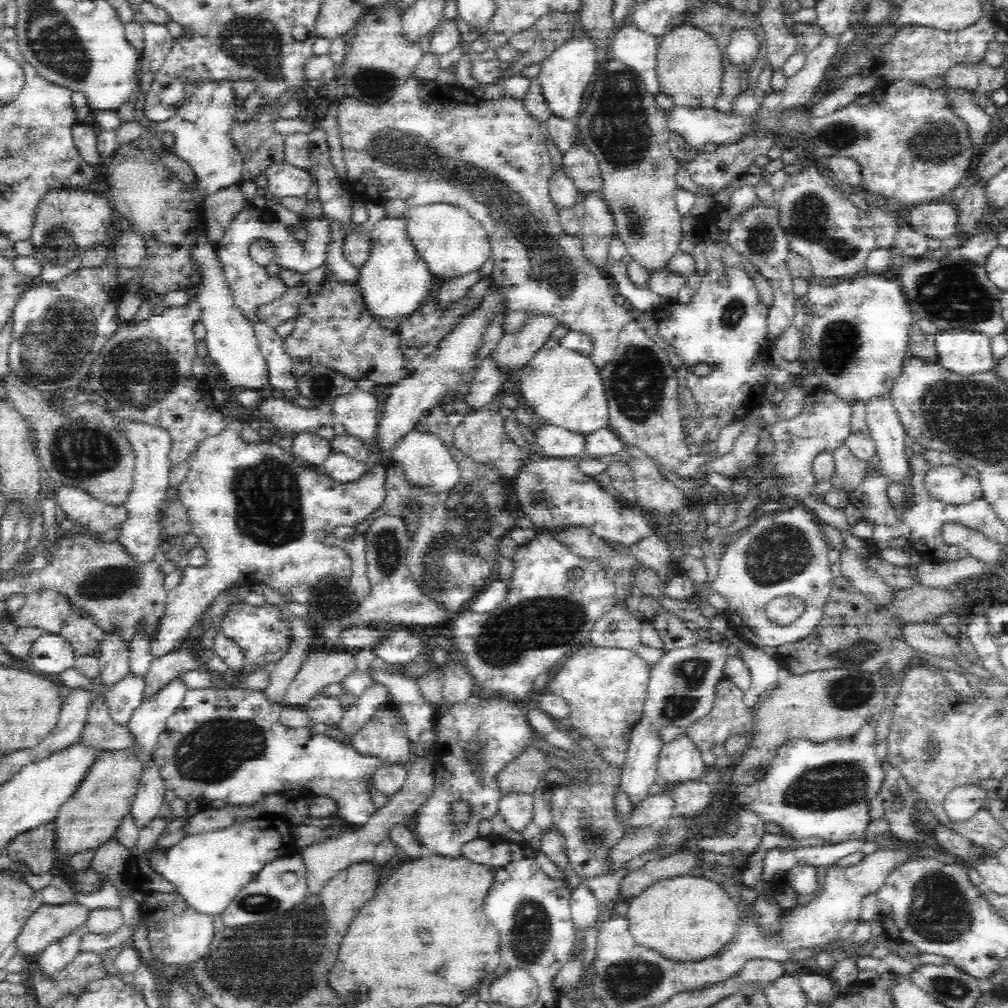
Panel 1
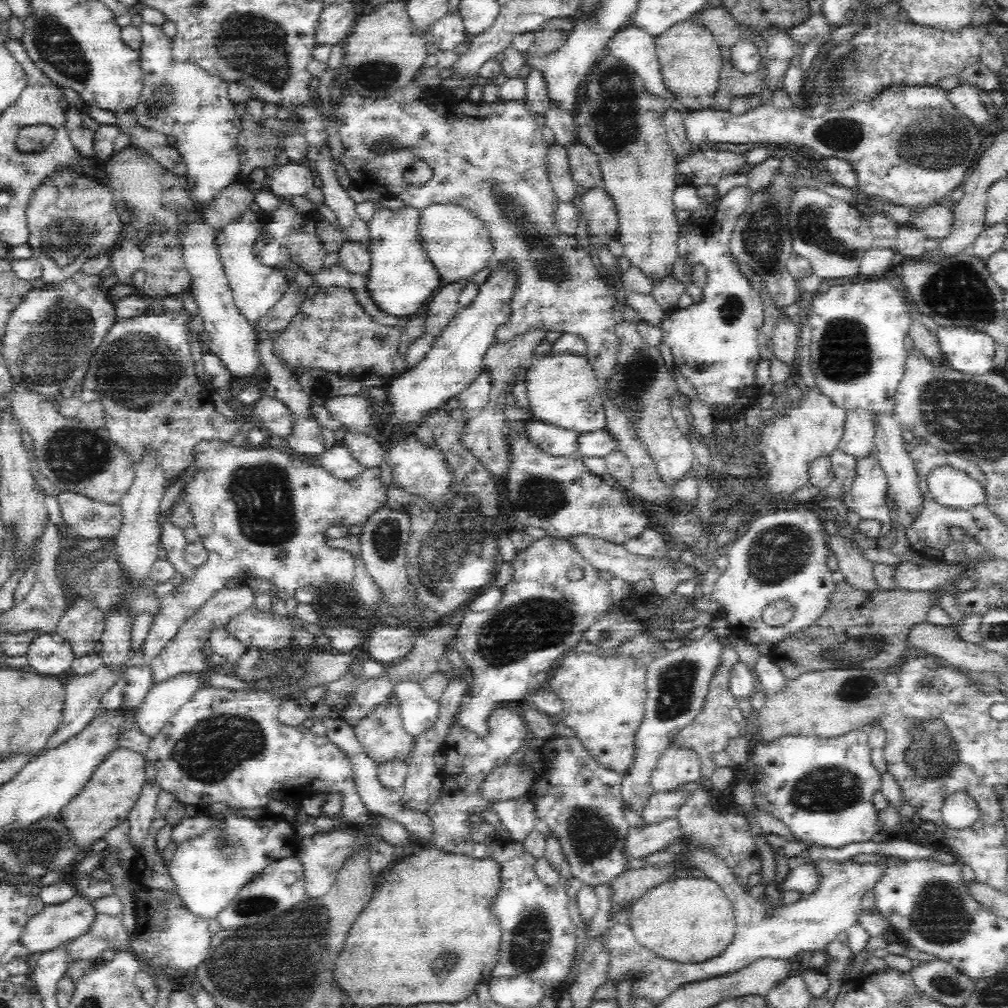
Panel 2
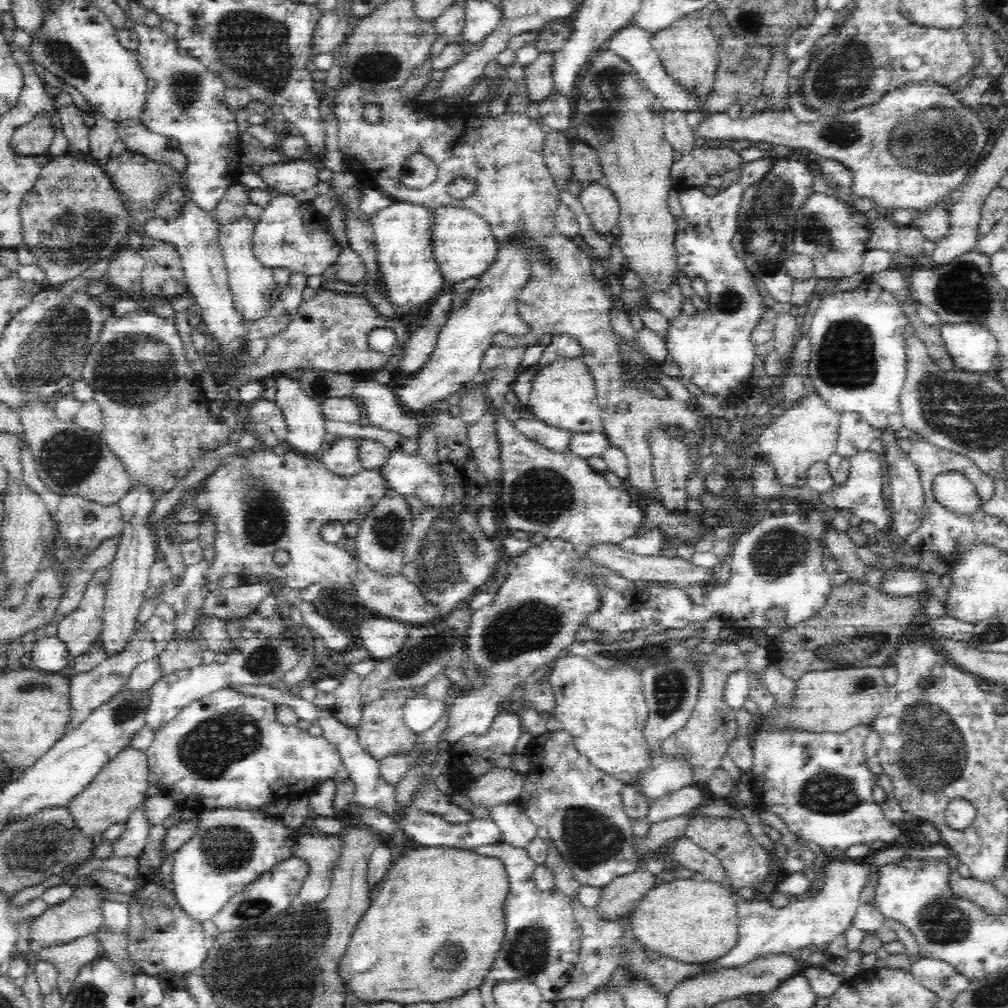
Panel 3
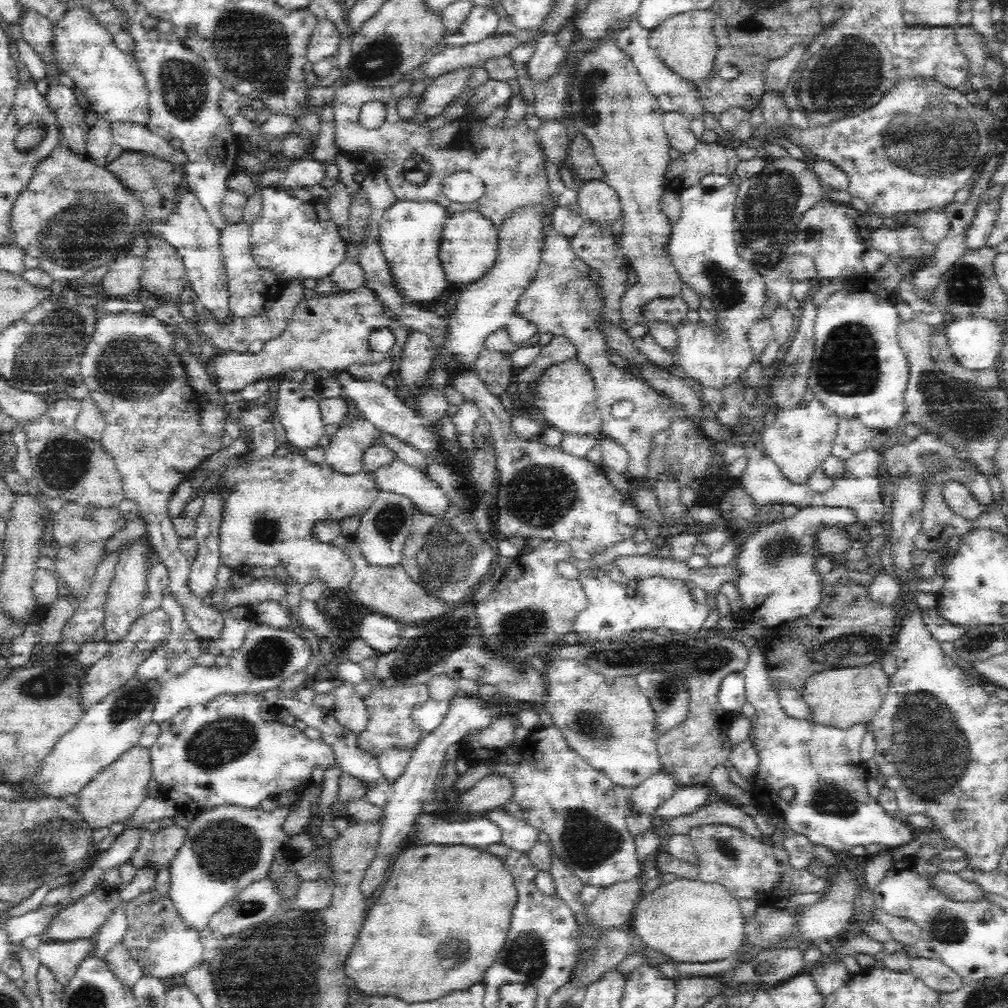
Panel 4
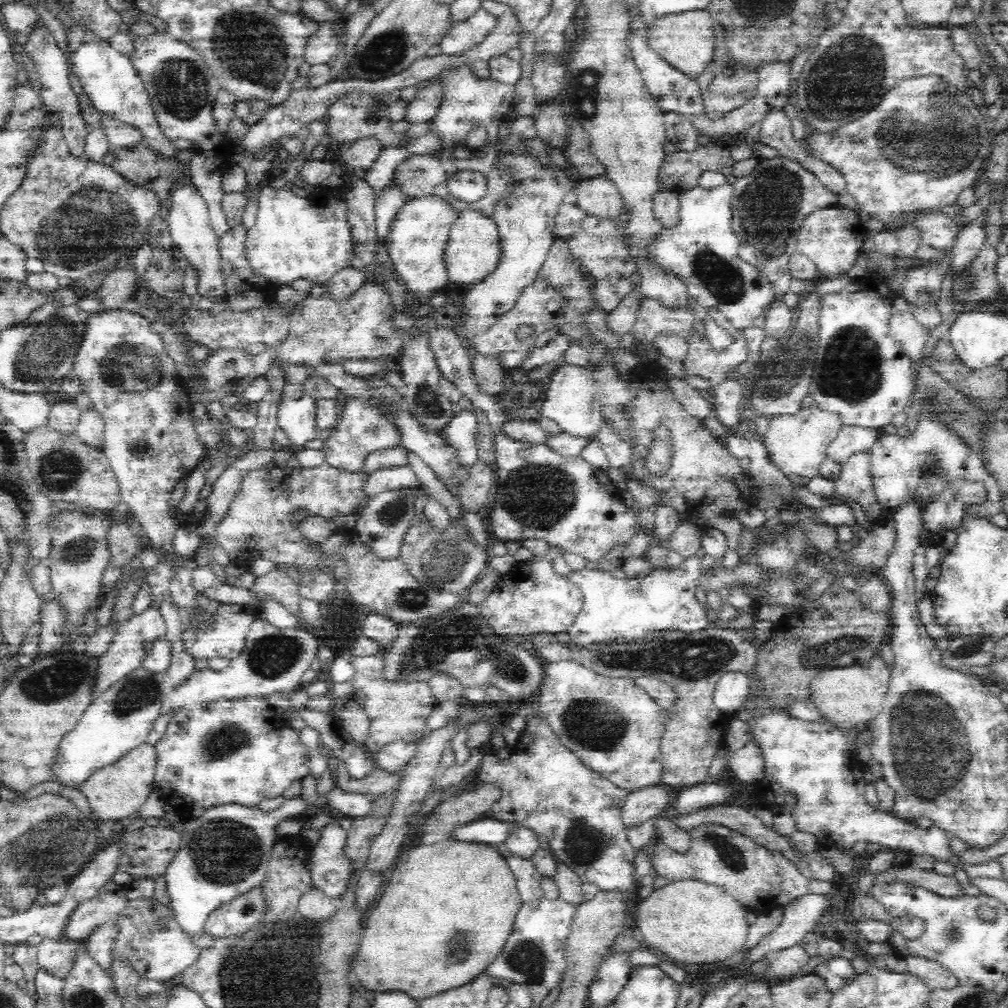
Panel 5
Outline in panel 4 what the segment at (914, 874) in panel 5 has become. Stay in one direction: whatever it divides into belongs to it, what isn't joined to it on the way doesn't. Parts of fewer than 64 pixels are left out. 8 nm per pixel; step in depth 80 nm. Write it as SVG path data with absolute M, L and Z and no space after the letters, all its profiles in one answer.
M942 871L934 878L934 885L937 886L938 891L944 893L946 897L953 901L991 902L991 904L995 904L992 896L986 894L986 891L982 889L982 885L977 880L974 882L962 880L958 873Z

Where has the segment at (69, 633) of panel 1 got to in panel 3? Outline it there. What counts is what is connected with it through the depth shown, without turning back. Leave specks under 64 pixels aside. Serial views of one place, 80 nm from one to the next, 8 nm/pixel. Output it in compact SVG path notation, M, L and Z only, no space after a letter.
M108 567L96 570L78 608L58 622L57 637L66 643L72 657L80 656L90 650L90 647L96 645L94 640L101 635L105 584L108 580L110 580Z

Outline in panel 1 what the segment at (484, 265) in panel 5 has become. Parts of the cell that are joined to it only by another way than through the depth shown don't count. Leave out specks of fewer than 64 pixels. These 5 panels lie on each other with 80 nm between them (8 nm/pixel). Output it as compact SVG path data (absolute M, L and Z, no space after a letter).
M390 200L383 205L385 218L405 222L407 240L415 250L415 256L434 277L447 281L464 276L467 272L480 270L491 256L490 239L483 224L458 205L434 203L411 207L402 200Z

